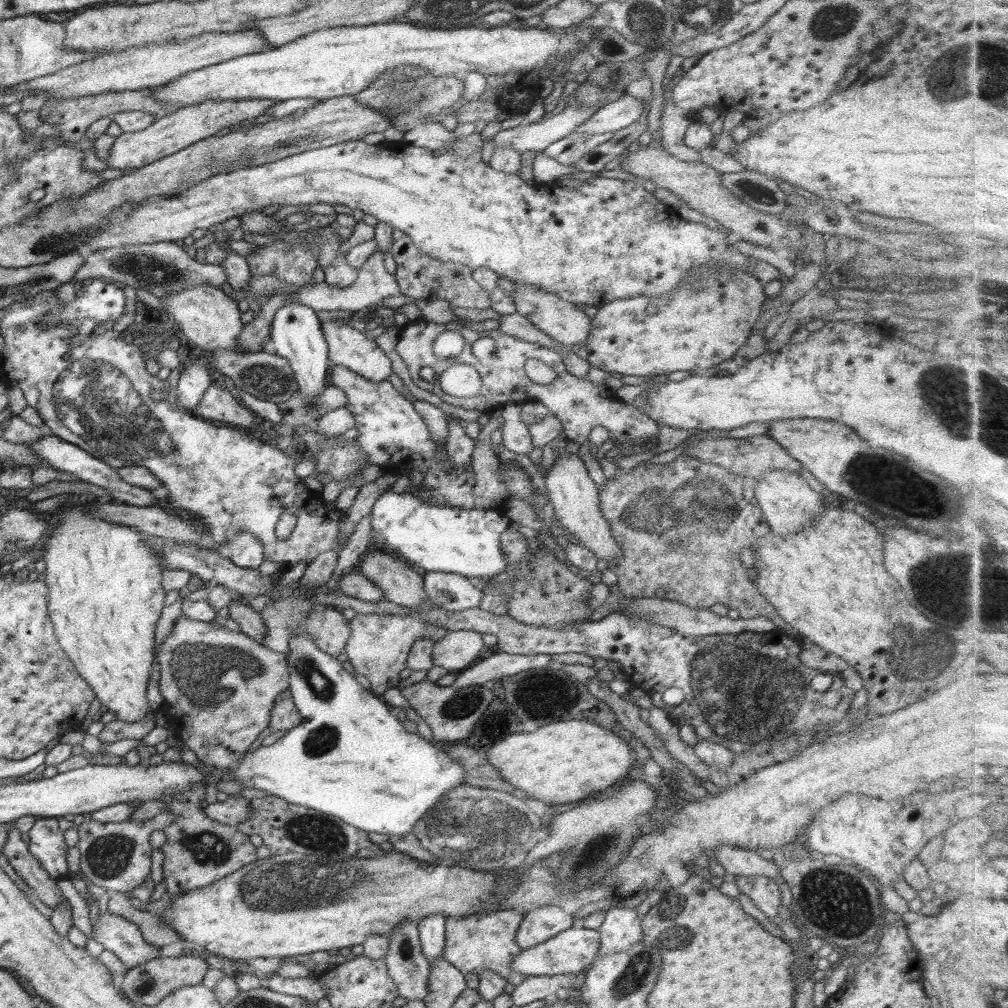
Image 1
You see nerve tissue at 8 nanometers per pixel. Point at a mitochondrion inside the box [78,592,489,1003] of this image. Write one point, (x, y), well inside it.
(295, 891)

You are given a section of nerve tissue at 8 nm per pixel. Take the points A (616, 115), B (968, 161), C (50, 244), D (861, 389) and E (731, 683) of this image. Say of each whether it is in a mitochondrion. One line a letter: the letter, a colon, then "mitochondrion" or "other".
A: other
B: other
C: mitochondrion
D: other
E: mitochondrion

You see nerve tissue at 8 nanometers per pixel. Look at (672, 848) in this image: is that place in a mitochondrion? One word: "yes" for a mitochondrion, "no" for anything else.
no

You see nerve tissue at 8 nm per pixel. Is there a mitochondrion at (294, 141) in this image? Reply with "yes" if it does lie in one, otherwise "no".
yes

